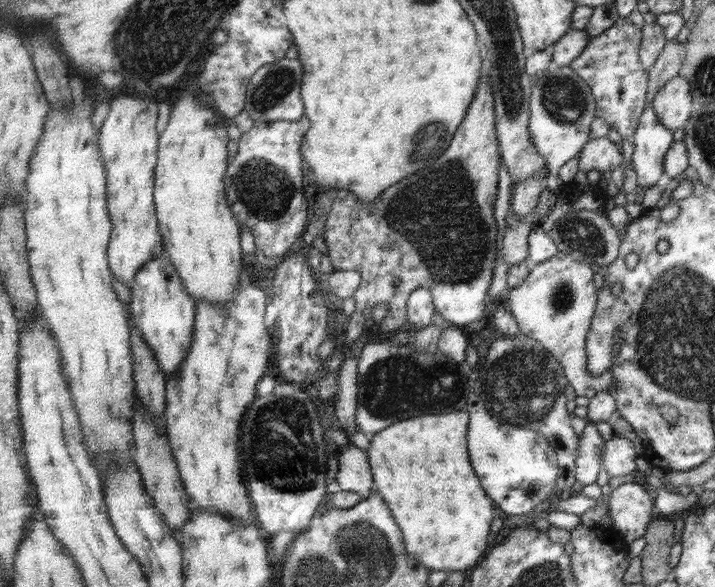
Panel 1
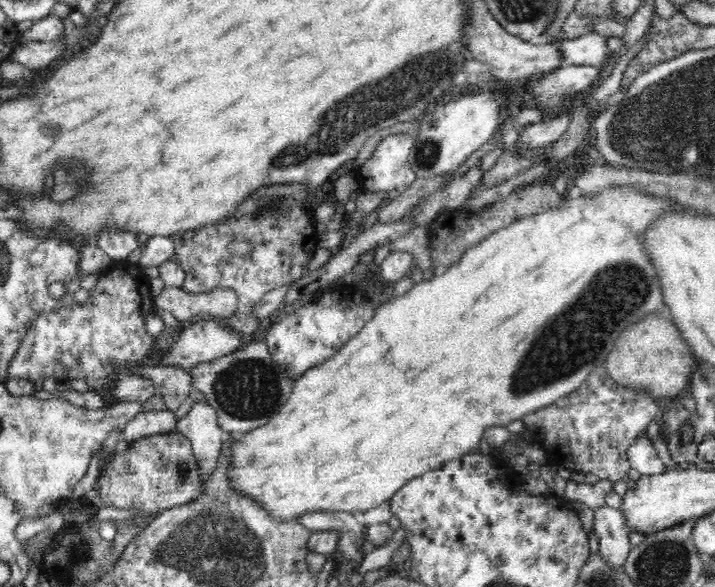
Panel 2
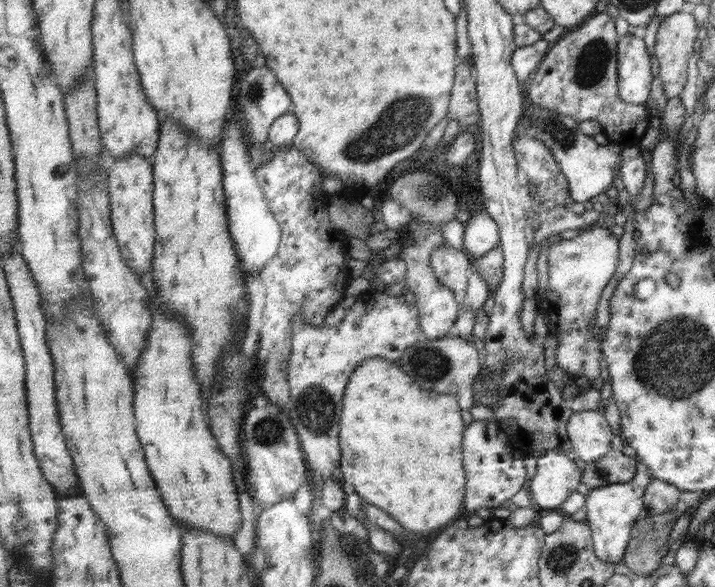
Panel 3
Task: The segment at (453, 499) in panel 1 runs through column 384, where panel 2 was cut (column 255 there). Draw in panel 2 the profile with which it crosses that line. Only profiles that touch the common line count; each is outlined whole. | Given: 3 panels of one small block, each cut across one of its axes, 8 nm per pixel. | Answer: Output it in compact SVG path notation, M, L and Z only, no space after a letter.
M635 183L608 185L595 193L573 191L570 198L563 196L557 207L540 211L538 214L516 219L482 242L469 248L462 258L439 271L432 279L418 279L404 294L381 304L376 314L363 326L356 336L336 351L328 360L313 366L294 384L290 400L280 408L278 416L266 426L237 436L234 446L234 463L228 472L239 491L254 496L255 500L272 512L277 522L292 521L306 512L314 510L336 510L340 512L366 512L391 500L404 486L428 471L440 469L445 462L477 451L484 432L490 426L506 427L510 422L535 413L536 410L567 397L588 380L591 372L603 365L608 354L616 346L618 336L648 314L669 315L664 301L662 278L655 262L647 251L648 230L668 214L698 216L695 208L670 197L658 197Z

